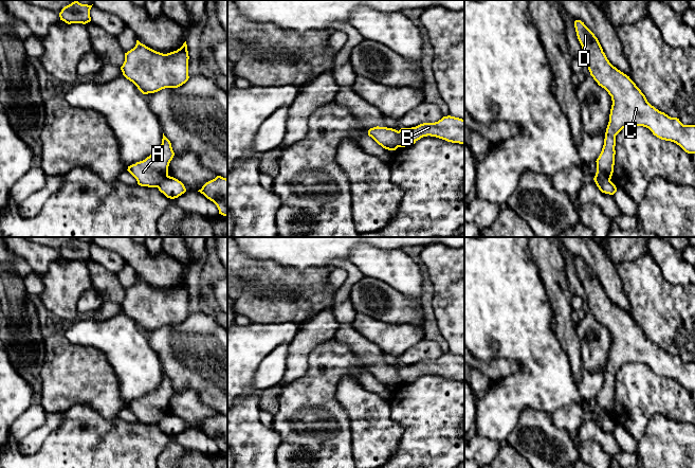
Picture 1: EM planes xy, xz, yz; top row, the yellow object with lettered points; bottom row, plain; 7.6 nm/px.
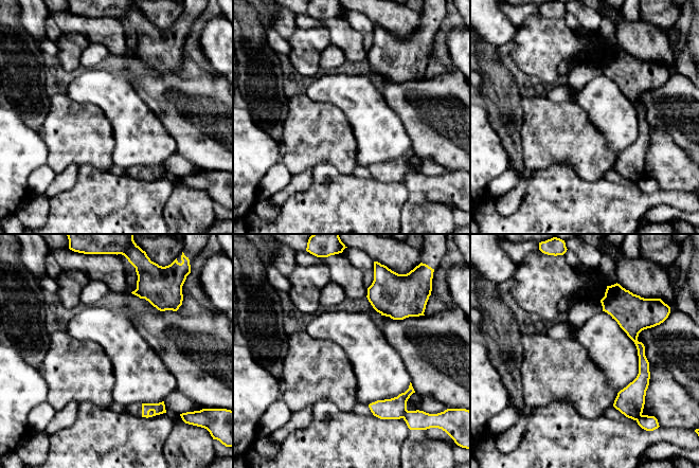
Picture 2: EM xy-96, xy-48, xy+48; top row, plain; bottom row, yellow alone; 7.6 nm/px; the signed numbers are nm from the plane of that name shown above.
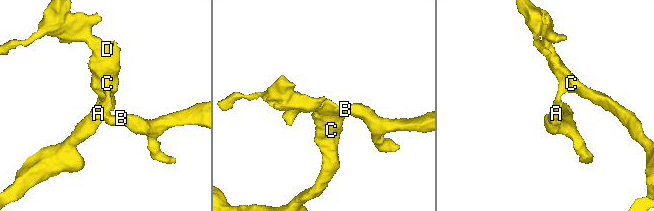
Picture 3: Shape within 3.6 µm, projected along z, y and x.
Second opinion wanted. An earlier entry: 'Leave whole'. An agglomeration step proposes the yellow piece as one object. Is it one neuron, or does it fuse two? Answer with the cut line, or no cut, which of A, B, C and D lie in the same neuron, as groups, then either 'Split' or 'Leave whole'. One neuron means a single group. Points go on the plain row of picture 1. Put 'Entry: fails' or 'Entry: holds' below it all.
Split along xz (399, 368), (397, 383). Groups: A C D / B. Split
Entry: fails

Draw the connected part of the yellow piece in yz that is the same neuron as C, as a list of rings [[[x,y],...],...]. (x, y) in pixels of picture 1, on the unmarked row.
[[[581,257],[574,258],[578,276],[587,295],[588,307],[599,323],[611,334],[612,342],[605,370],[604,382],[597,396],[597,410],[593,417],[610,417],[615,402],[616,373],[627,363],[643,363],[661,377],[679,382],[685,390],[695,391],[695,362],[683,362],[679,356],[671,355],[652,343],[636,321],[607,296],[595,271]]]

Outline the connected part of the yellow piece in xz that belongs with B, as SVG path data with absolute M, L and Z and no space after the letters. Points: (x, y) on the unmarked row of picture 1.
M447 353L435 360L423 360L411 365L401 365L398 384L411 383L427 373L452 380L464 381L464 357Z

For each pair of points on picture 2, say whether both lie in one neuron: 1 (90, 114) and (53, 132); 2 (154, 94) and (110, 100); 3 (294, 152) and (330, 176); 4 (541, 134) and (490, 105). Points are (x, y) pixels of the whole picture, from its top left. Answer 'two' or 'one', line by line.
1: one
2: two
3: two
4: two

